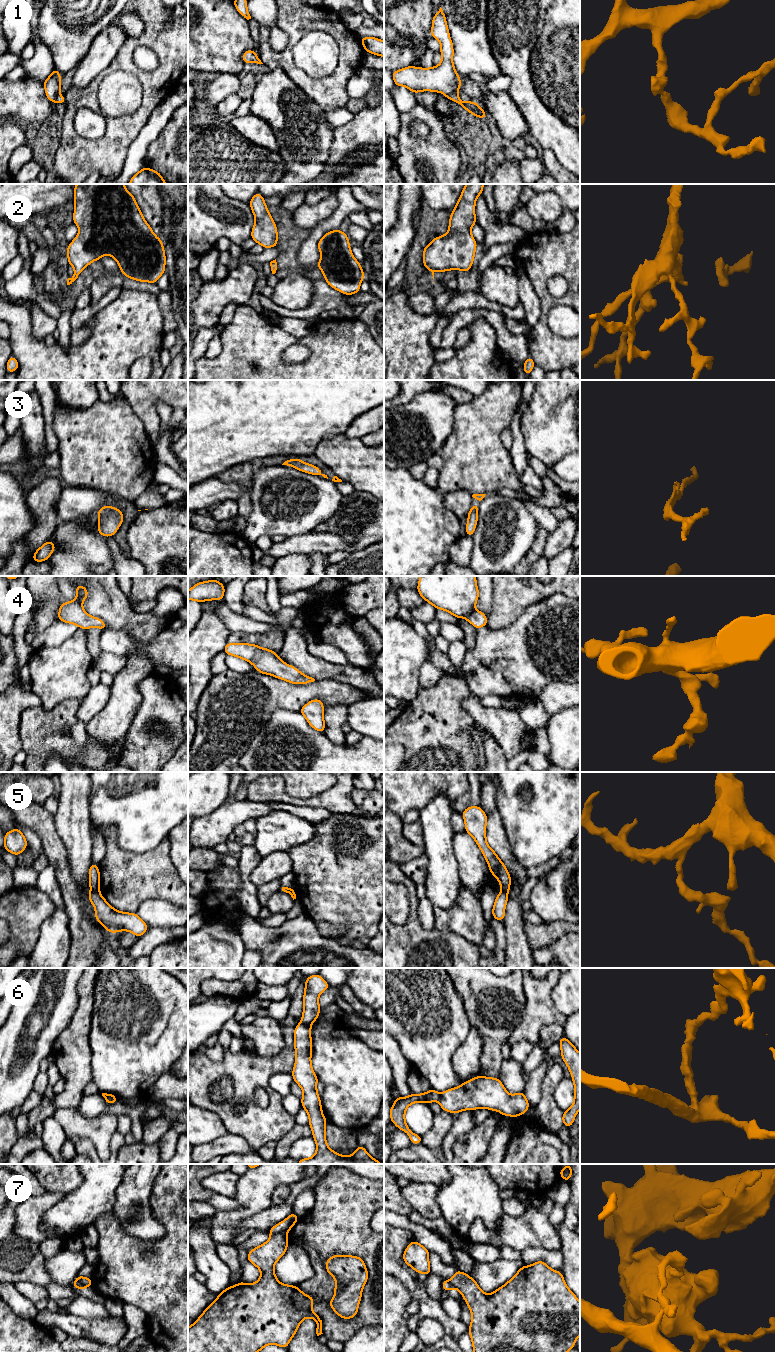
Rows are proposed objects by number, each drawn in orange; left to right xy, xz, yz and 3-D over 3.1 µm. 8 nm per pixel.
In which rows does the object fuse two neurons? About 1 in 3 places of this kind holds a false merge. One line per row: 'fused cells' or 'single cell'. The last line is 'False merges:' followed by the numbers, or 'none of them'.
1: single cell
2: single cell
3: single cell
4: single cell
5: fused cells
6: fused cells
7: fused cells
False merges: 5, 6, 7

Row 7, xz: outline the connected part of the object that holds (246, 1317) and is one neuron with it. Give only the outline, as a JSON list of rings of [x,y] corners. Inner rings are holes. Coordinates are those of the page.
[[[282,1231],[271,1235],[267,1242],[248,1252],[247,1260],[261,1270],[261,1277],[253,1284],[239,1281],[218,1294],[217,1299],[188,1328],[188,1352],[259,1352],[269,1344],[288,1348],[305,1318],[313,1318],[317,1322],[317,1336],[323,1334],[321,1317],[312,1310],[314,1298],[304,1294],[298,1286],[280,1283],[275,1276],[274,1265],[285,1254],[288,1245],[287,1232]]]

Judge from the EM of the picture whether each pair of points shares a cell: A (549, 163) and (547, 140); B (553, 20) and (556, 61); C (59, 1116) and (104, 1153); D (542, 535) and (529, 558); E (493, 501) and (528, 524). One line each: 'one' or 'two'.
A: two
B: one
C: one
D: one
E: one

